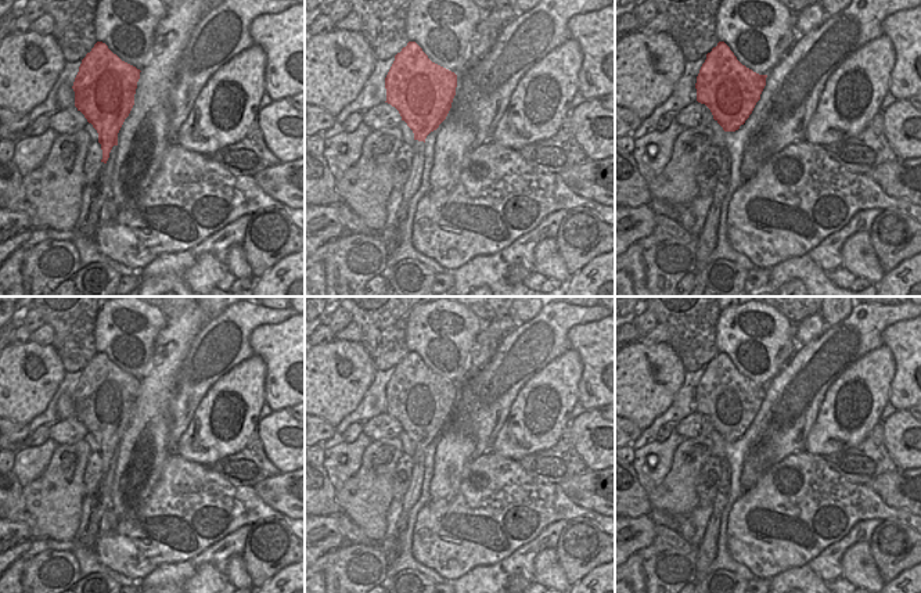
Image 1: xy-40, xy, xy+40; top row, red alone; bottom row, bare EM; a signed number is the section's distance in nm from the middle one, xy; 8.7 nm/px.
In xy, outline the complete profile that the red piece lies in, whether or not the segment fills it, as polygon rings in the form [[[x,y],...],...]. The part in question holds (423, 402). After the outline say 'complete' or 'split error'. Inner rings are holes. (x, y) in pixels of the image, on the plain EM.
[[[409,352],[385,388],[386,411],[414,443],[411,482],[402,499],[396,524],[400,533],[418,502],[424,479],[424,453],[446,430],[456,406],[457,385],[432,373],[415,352]]]; split error

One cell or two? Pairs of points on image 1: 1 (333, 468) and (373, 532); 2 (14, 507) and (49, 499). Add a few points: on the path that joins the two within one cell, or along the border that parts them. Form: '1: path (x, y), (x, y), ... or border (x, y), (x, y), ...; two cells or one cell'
1: border (362, 456), (359, 468), (337, 491); two cells
2: border (22, 488), (24, 509), (27, 511); two cells

